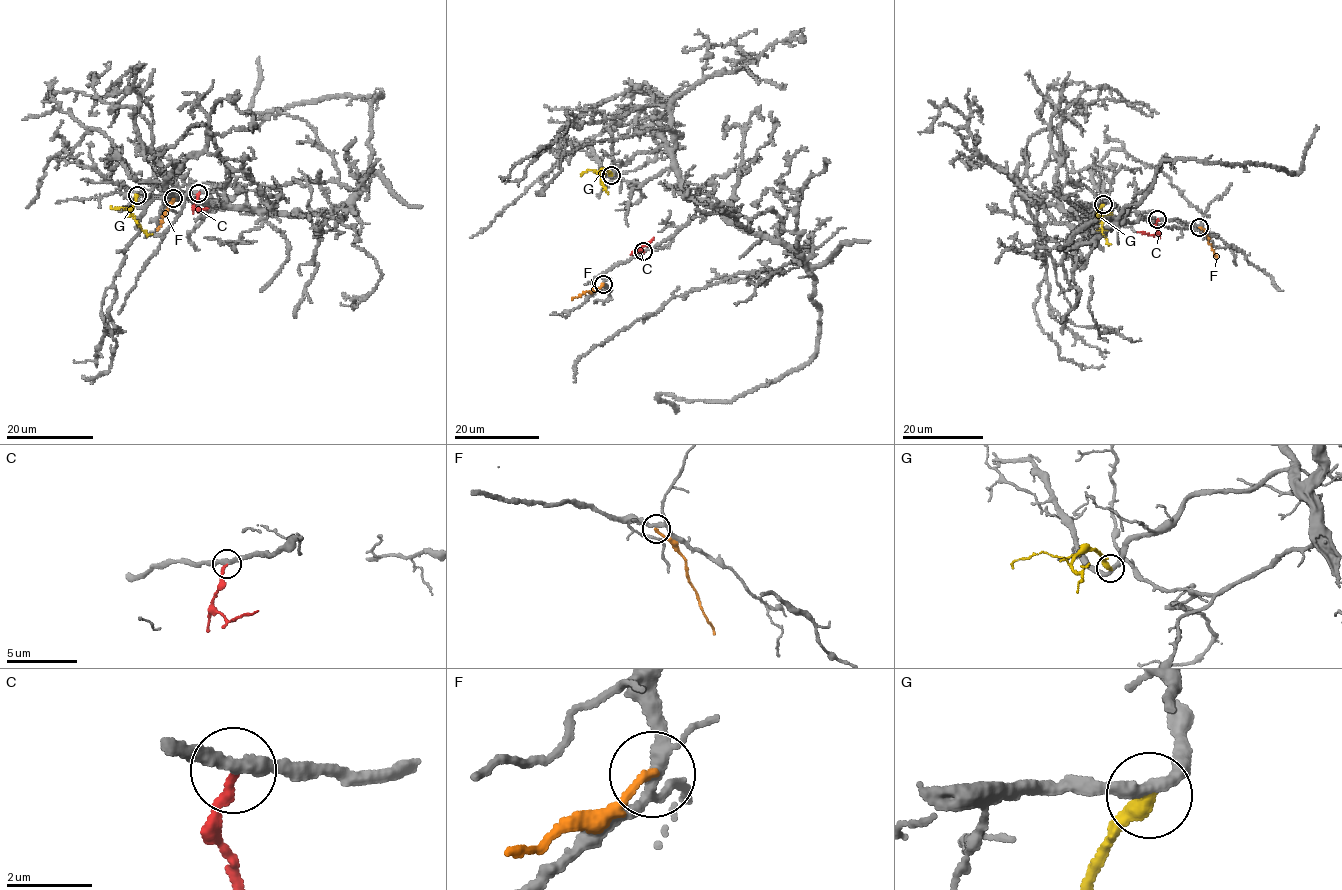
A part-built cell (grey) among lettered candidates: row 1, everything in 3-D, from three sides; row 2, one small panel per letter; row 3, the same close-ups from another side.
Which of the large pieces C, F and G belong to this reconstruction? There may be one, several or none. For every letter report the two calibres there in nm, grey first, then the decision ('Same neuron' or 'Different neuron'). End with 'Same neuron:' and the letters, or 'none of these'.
C: Thickness 300 nm (grey) against 190 nm. Same neuron
F: Thickness 240 nm (grey) against 160 nm. Different neuron
G: Thickness 300 nm (grey) against 400 nm. Different neuron
Same neuron: C

